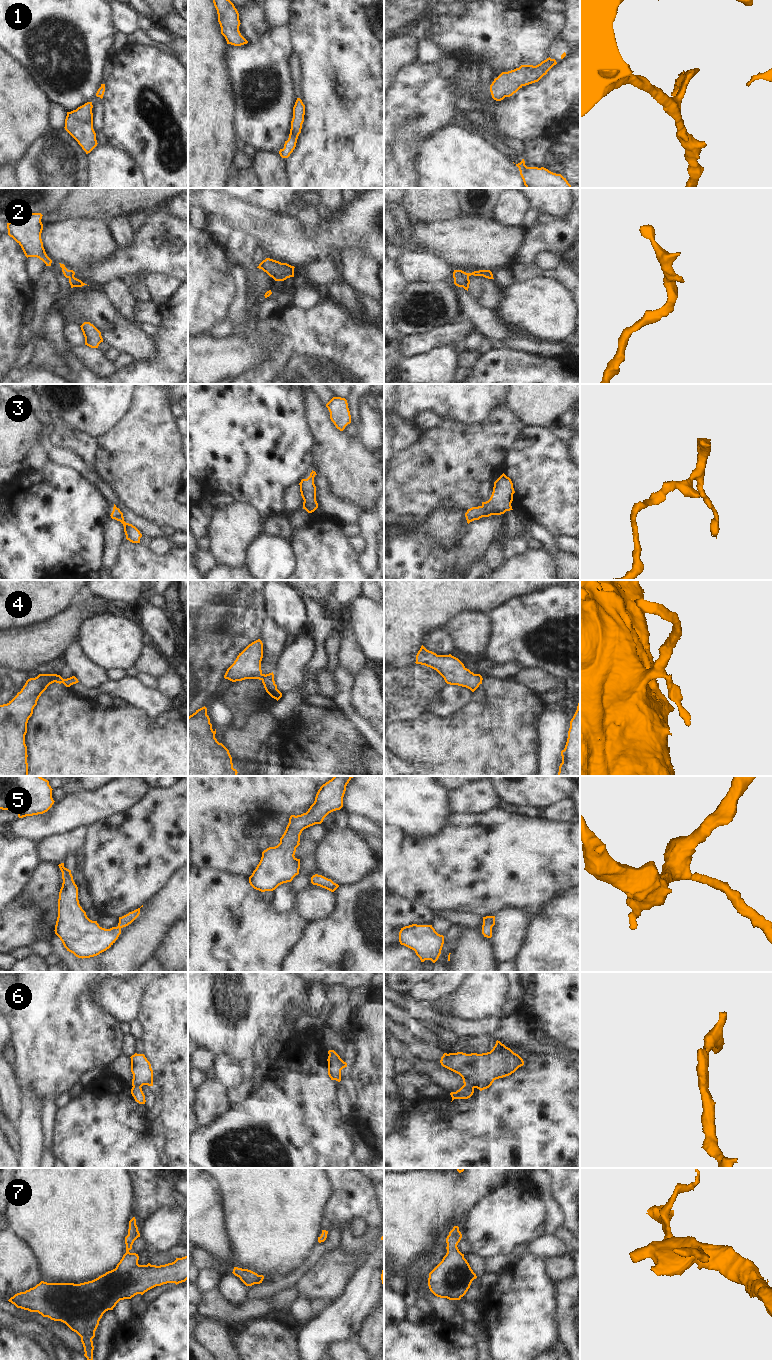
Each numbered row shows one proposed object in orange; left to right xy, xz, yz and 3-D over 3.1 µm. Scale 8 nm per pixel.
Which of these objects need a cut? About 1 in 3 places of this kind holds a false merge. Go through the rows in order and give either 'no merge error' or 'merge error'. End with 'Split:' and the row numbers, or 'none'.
1: no merge error
2: no merge error
3: no merge error
4: no merge error
5: no merge error
6: no merge error
7: no merge error
Split: none

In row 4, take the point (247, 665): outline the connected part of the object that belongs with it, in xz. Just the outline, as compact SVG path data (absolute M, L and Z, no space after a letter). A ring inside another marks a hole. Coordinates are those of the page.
M258 639L239 653L234 663L227 669L224 678L232 682L259 679L262 681L266 692L278 701L282 697L282 693L277 689L273 672L266 675L262 673L262 658L263 643Z

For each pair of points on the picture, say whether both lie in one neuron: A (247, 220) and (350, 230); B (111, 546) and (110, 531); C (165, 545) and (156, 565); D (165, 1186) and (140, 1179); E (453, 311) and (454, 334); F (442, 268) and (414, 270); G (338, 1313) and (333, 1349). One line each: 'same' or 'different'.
A: same
B: same
C: different
D: same
E: different
F: same
G: different

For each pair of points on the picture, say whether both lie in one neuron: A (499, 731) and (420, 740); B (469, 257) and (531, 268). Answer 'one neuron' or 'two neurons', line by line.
A: one neuron
B: two neurons

